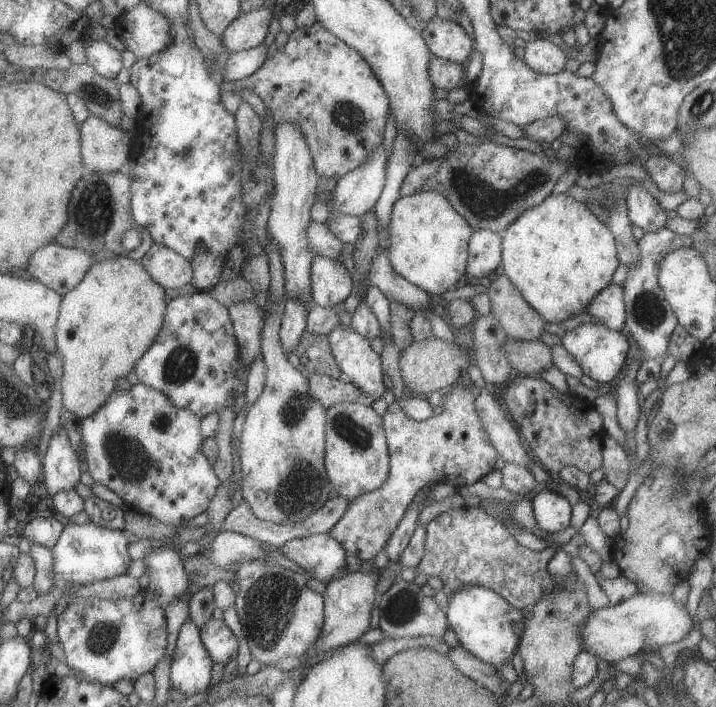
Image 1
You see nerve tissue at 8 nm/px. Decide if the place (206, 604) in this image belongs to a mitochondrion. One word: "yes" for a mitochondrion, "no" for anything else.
no

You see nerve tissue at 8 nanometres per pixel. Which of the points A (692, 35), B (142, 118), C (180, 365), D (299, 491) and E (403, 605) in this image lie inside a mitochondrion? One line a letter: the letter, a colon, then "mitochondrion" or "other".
A: mitochondrion
B: other
C: mitochondrion
D: mitochondrion
E: mitochondrion

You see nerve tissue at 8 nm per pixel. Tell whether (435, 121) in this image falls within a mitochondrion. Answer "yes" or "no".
no

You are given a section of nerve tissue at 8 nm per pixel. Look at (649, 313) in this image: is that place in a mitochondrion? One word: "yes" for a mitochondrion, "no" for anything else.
yes

